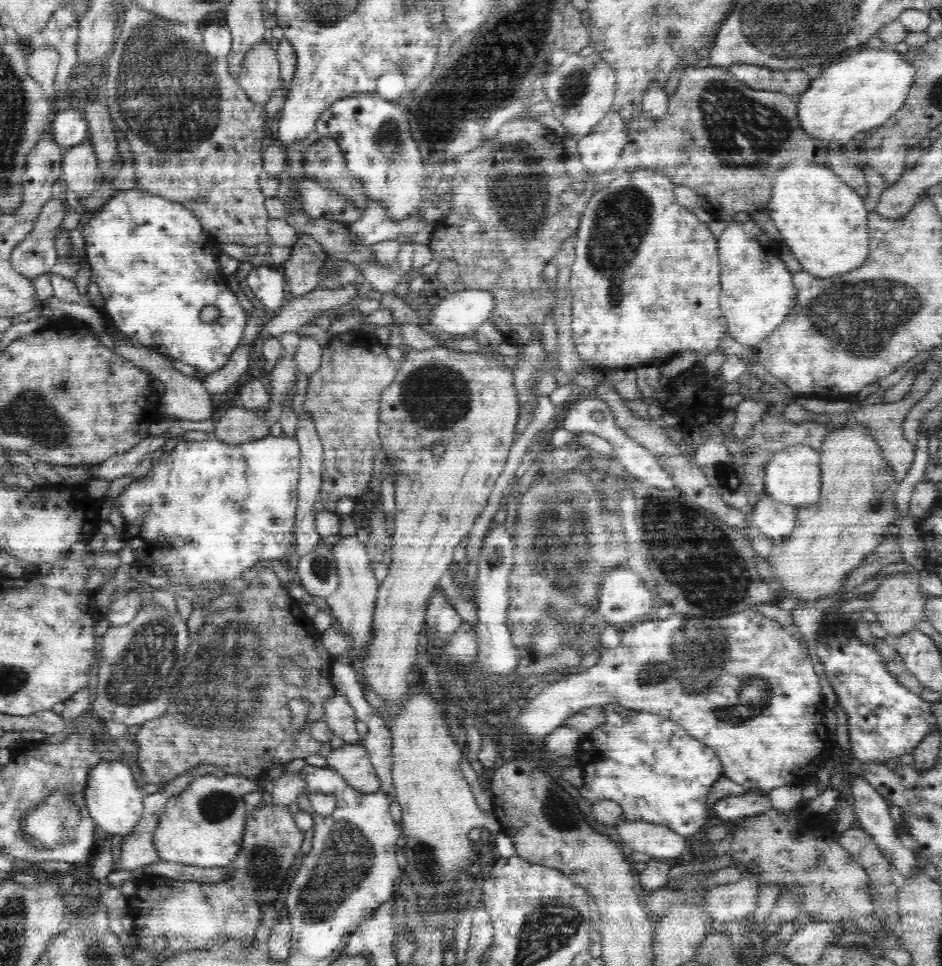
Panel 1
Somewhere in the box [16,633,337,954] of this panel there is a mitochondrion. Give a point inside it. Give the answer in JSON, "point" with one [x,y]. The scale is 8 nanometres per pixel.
{"point":[264,867]}

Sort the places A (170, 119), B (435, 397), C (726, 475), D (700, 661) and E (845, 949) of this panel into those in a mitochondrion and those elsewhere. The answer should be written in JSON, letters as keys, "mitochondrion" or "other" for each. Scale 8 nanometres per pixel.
{"A":"mitochondrion","B":"mitochondrion","C":"mitochondrion","D":"mitochondrion","E":"other"}

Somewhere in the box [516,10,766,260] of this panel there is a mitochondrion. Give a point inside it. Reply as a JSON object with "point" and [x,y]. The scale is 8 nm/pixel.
{"point":[574,87]}

